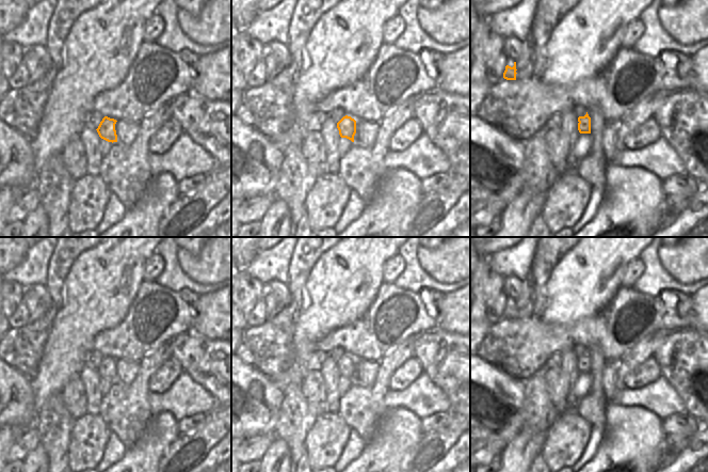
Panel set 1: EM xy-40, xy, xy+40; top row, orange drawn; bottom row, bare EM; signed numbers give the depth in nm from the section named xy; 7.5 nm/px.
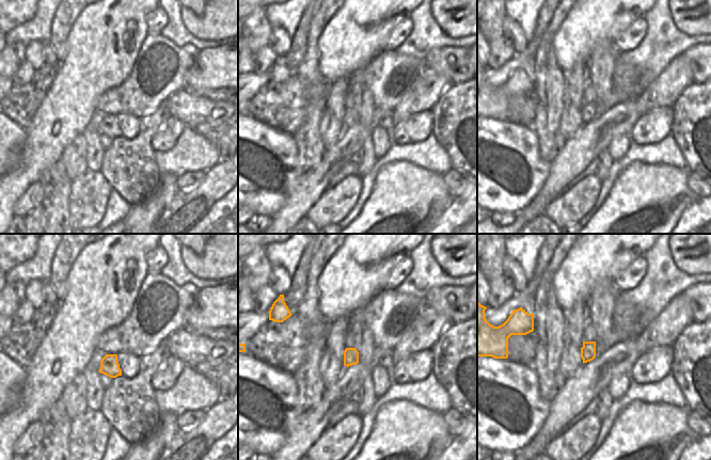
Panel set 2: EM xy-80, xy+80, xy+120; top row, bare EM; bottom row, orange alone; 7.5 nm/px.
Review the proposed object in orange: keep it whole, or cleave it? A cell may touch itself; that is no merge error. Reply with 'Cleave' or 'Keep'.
Cleave

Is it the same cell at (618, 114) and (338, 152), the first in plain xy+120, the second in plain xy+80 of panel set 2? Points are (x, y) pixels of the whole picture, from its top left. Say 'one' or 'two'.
one

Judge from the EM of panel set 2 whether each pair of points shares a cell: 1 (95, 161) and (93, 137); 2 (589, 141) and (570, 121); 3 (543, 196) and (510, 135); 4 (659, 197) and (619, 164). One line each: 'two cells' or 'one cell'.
1: one cell
2: two cells
3: two cells
4: two cells

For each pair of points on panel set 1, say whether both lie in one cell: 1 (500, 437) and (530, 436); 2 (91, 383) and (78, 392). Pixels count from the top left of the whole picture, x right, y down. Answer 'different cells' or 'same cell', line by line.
1: different cells
2: different cells

